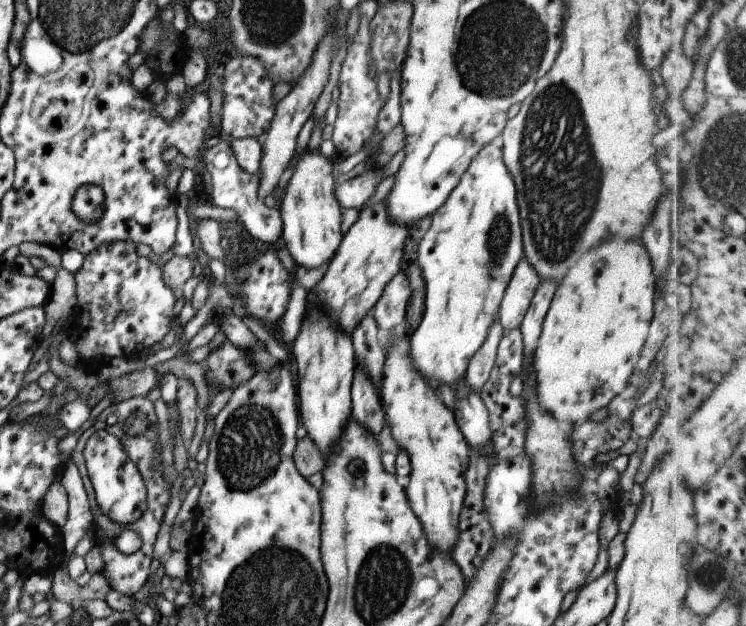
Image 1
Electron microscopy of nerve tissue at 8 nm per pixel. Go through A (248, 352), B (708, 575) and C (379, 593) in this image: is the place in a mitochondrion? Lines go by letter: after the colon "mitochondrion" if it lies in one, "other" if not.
A: other
B: mitochondrion
C: mitochondrion

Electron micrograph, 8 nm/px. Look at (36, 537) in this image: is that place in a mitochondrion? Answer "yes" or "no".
no

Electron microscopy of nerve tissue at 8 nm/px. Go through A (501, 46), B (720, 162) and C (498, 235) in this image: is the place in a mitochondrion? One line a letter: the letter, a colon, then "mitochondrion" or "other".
A: mitochondrion
B: mitochondrion
C: mitochondrion

